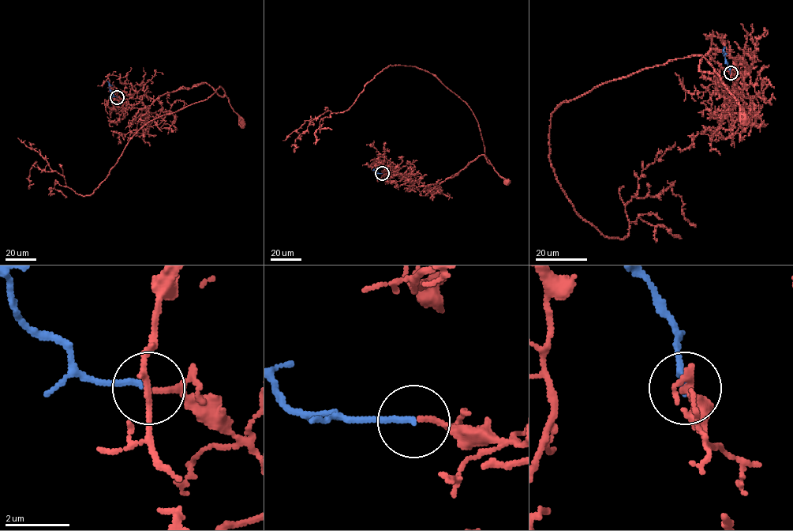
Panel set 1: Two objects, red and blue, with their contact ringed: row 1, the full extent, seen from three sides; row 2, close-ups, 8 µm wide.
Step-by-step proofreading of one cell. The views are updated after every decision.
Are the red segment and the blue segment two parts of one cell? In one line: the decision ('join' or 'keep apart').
join

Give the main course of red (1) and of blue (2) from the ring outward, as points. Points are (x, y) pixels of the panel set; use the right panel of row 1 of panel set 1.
1: (731, 73), (740, 93), (749, 70), (741, 59), (711, 50), (699, 65), (718, 75), (744, 120)
2: (731, 73), (724, 56), (724, 47)

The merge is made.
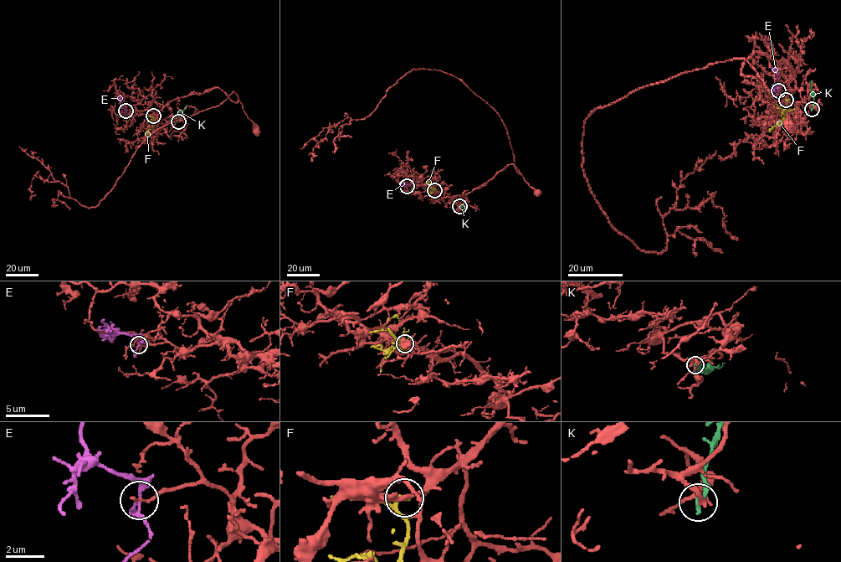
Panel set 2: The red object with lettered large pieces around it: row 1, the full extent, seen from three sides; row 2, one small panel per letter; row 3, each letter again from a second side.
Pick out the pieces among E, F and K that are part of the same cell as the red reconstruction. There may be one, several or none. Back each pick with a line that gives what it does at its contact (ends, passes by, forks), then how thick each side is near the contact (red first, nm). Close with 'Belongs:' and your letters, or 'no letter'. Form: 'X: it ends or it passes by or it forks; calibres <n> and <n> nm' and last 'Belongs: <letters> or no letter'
Belongs: no letter

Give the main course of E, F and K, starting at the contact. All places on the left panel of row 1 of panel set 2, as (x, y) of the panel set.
E: (125, 110), (119, 98), (122, 97)
F: (153, 116), (152, 126), (147, 133), (144, 133)
K: (178, 121), (187, 105)

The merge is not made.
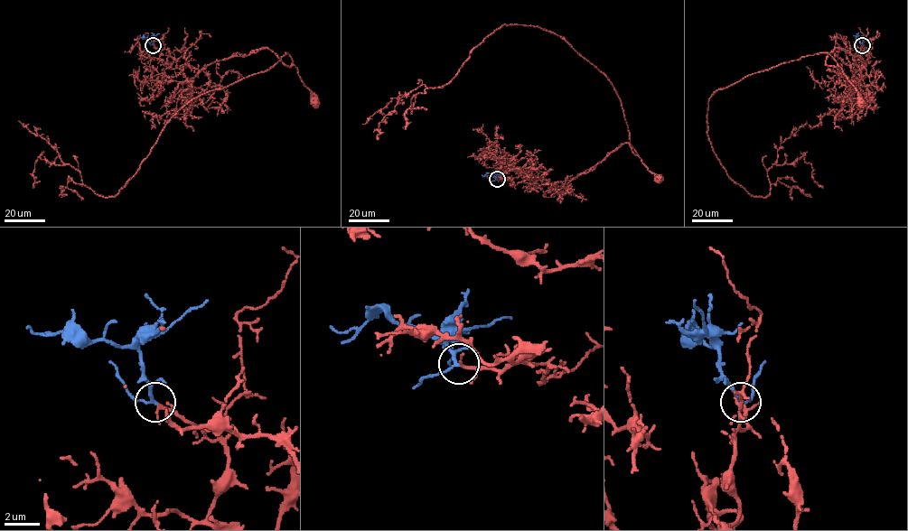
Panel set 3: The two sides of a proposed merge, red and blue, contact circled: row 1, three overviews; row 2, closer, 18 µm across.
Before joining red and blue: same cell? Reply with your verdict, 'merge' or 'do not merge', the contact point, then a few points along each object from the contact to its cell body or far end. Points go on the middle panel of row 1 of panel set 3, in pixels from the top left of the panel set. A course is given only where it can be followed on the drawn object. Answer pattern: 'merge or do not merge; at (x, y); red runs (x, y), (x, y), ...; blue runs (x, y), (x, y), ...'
merge; at (497, 179); red runs (497, 180), (521, 176), (551, 183), (566, 181), (585, 173), (624, 143), (658, 178); blue runs (497, 180), (488, 173), (482, 175)

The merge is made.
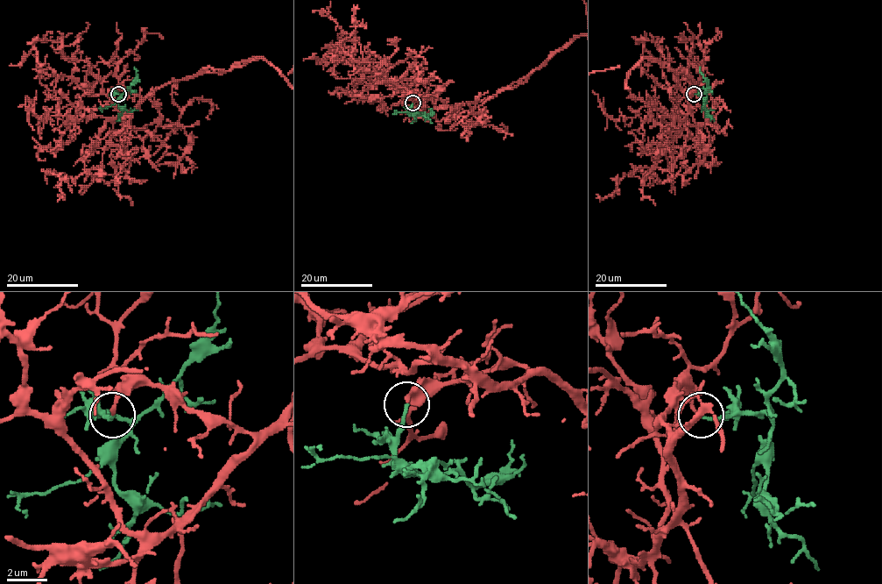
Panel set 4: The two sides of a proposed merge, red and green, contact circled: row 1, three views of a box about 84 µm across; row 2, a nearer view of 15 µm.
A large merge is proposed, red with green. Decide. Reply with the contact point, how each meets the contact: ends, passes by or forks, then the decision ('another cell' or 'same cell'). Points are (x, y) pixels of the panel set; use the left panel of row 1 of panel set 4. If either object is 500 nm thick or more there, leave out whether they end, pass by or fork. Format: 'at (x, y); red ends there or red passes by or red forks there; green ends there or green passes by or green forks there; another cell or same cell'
at (118, 94); red ends there; green ends there; same cell

